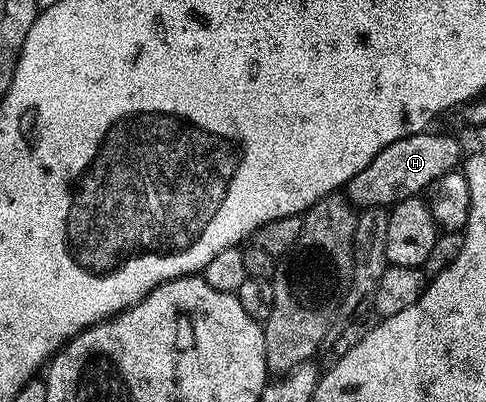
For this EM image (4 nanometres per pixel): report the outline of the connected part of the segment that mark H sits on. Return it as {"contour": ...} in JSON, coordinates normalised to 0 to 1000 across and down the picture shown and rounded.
{"contour":[[[874,326],[802,356],[728,445],[712,463],[712,488],[733,515],[805,515],[827,495],[870,483],[909,435],[932,428],[949,408],[947,351],[938,341],[920,341],[914,331]]]}

